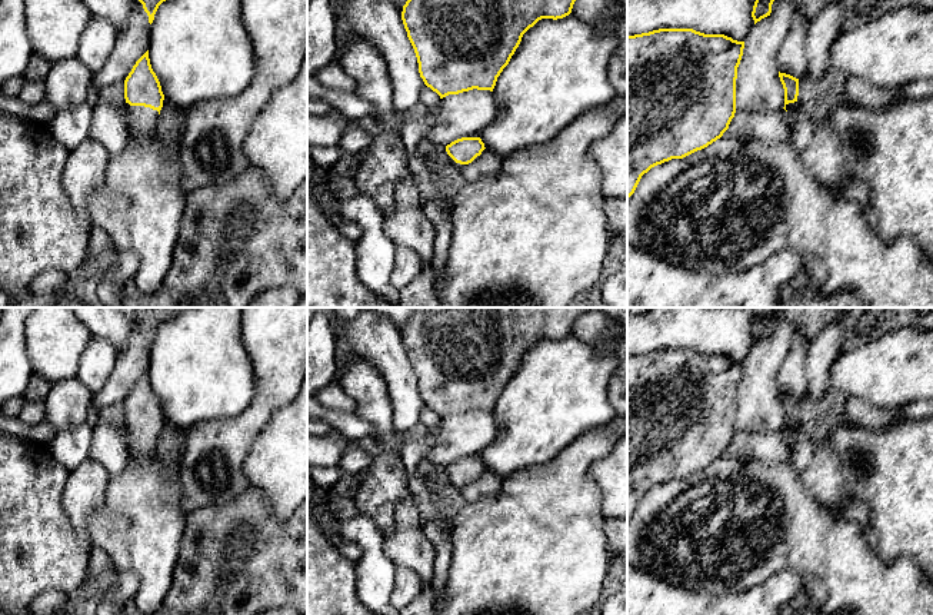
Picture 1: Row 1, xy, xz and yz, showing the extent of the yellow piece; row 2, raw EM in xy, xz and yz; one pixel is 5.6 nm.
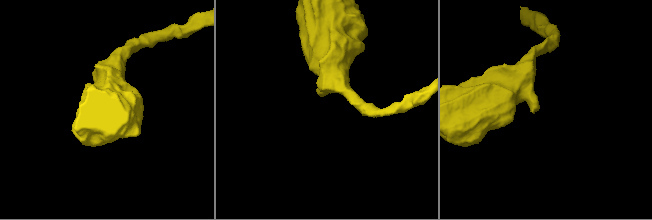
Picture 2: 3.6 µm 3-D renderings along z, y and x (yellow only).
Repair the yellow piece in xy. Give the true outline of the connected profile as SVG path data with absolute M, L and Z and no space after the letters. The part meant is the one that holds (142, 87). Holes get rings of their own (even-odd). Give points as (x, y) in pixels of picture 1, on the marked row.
M149 50L136 62L124 80L124 109L129 124L129 142L153 137L164 94L151 69Z

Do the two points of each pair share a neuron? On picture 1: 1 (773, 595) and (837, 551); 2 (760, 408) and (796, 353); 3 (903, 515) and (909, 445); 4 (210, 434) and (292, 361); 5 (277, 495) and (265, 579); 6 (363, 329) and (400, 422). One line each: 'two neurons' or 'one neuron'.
1: two neurons
2: two neurons
3: one neuron
4: one neuron
5: two neurons
6: one neuron

